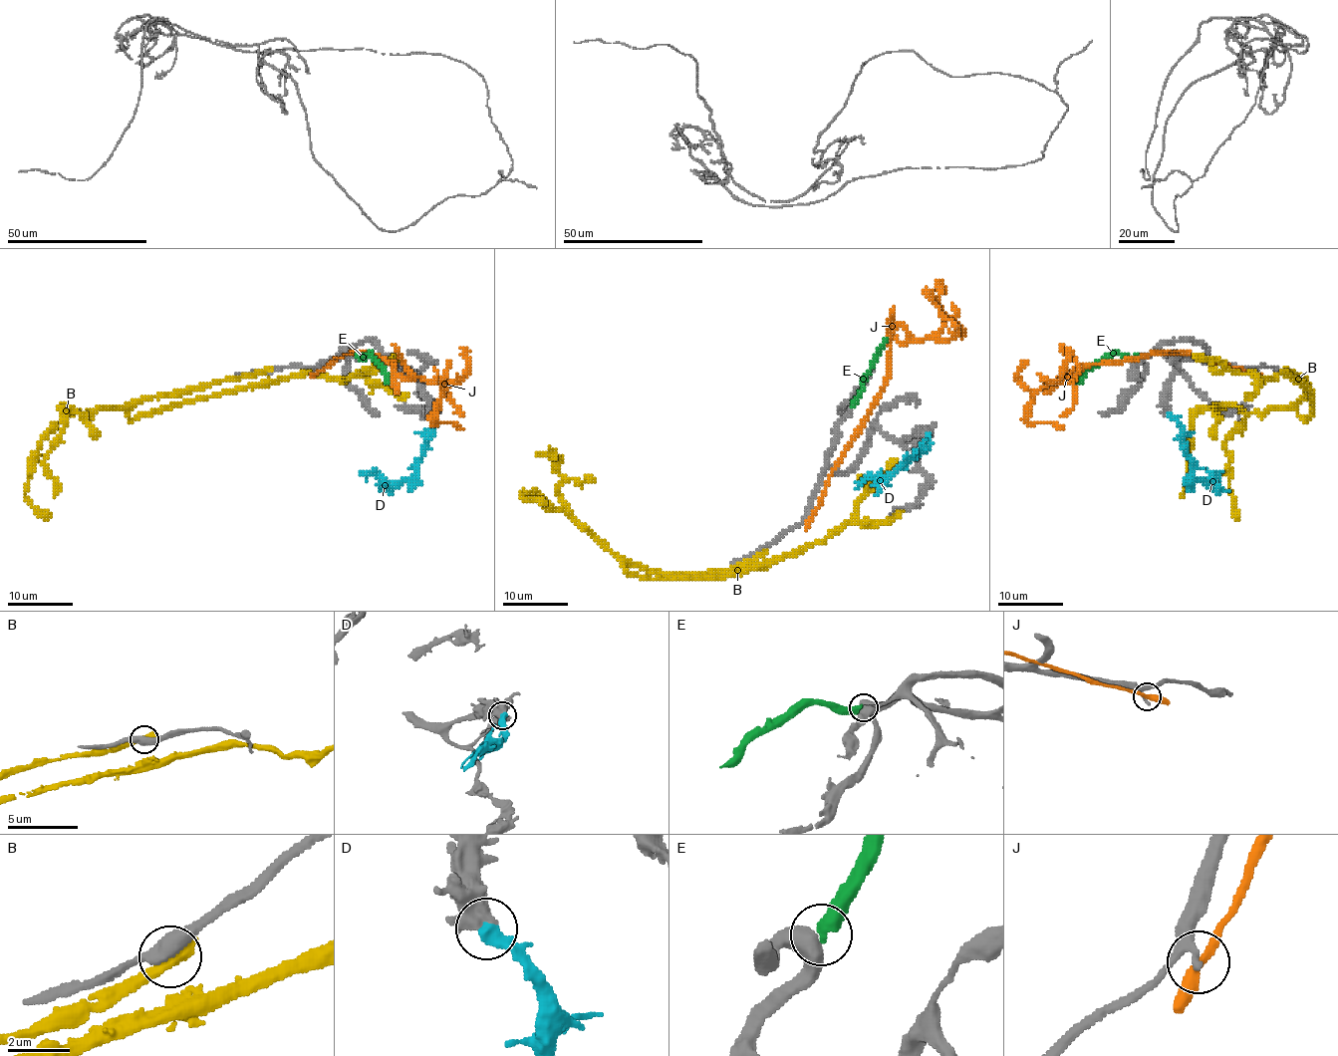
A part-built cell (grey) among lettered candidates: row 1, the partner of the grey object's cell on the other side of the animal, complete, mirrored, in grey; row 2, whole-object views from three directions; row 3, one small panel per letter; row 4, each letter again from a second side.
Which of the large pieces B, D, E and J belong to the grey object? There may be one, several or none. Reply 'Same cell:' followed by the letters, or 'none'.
Same cell: D

